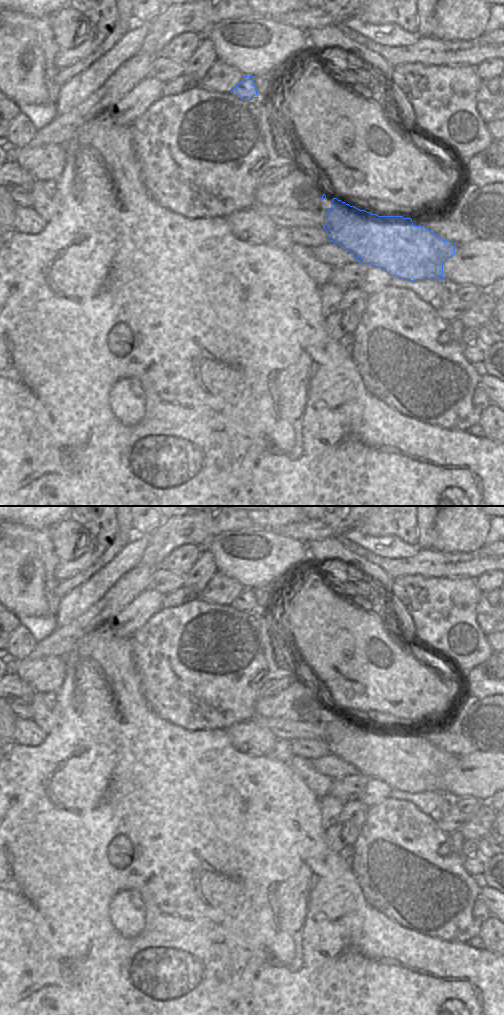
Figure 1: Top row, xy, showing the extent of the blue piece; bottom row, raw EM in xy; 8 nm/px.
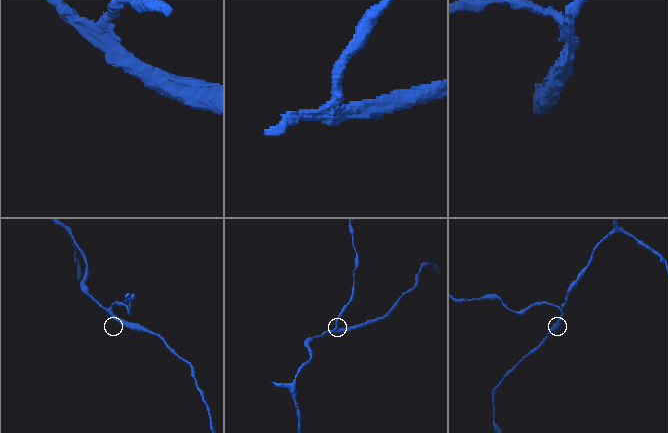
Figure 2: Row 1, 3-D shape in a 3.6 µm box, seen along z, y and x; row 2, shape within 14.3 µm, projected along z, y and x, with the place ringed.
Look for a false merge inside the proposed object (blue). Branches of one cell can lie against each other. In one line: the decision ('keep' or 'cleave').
cleave

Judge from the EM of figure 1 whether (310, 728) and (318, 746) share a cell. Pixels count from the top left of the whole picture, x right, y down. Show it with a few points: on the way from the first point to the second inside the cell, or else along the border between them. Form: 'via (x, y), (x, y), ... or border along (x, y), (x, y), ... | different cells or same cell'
border along (291, 739), (311, 738), (322, 740) | different cells

